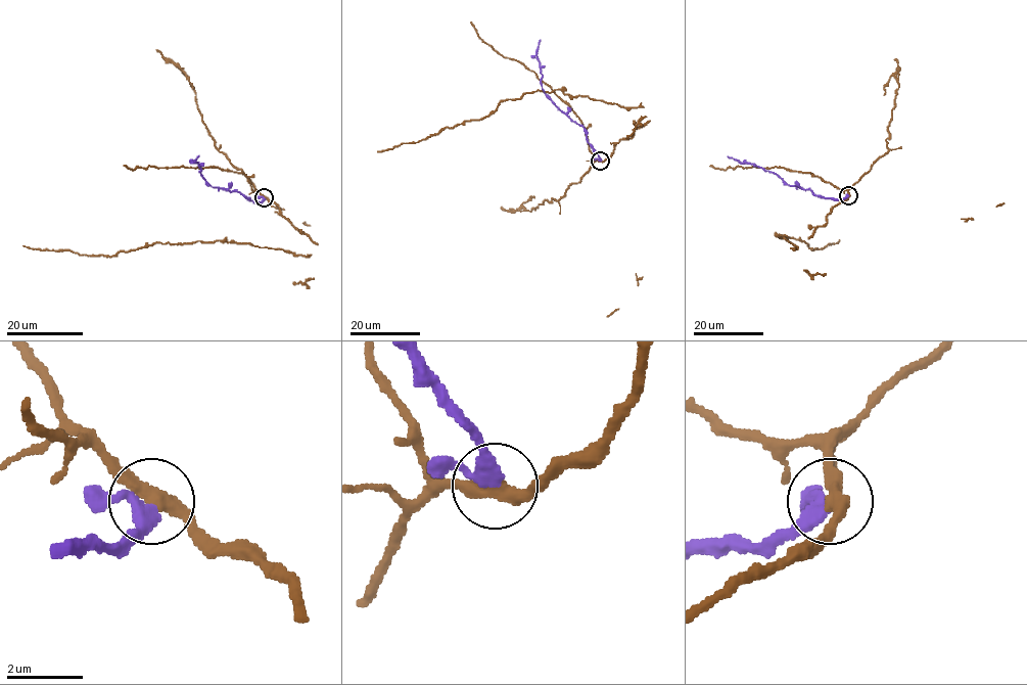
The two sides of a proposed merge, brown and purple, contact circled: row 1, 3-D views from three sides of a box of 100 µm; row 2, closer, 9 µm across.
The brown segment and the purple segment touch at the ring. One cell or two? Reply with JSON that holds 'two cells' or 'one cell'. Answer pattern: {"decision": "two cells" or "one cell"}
{"decision": "two cells"}

